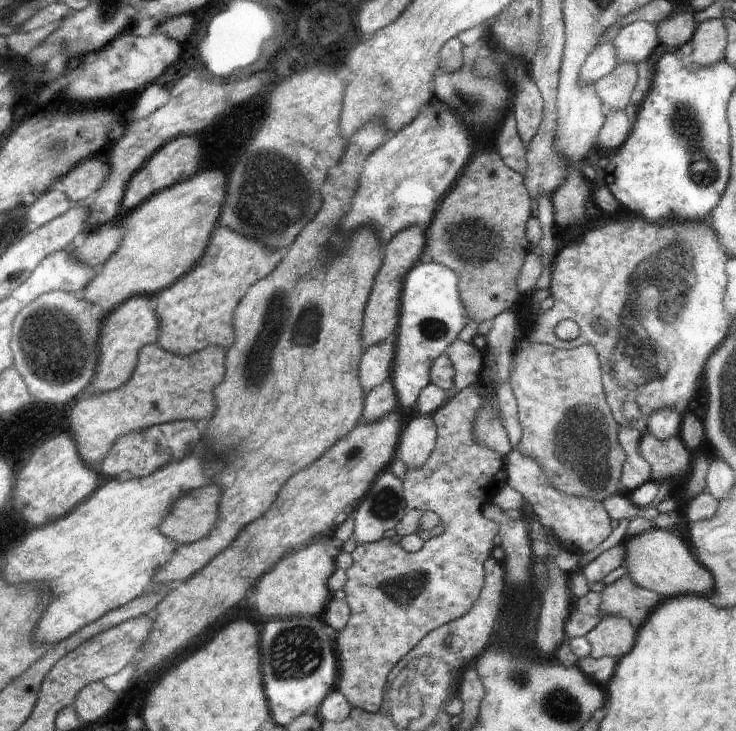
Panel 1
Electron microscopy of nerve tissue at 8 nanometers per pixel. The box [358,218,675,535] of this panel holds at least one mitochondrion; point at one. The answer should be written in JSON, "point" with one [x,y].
{"point":[582,440]}

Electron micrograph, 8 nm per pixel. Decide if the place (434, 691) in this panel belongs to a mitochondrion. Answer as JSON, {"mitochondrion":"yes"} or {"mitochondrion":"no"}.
{"mitochondrion":"no"}

